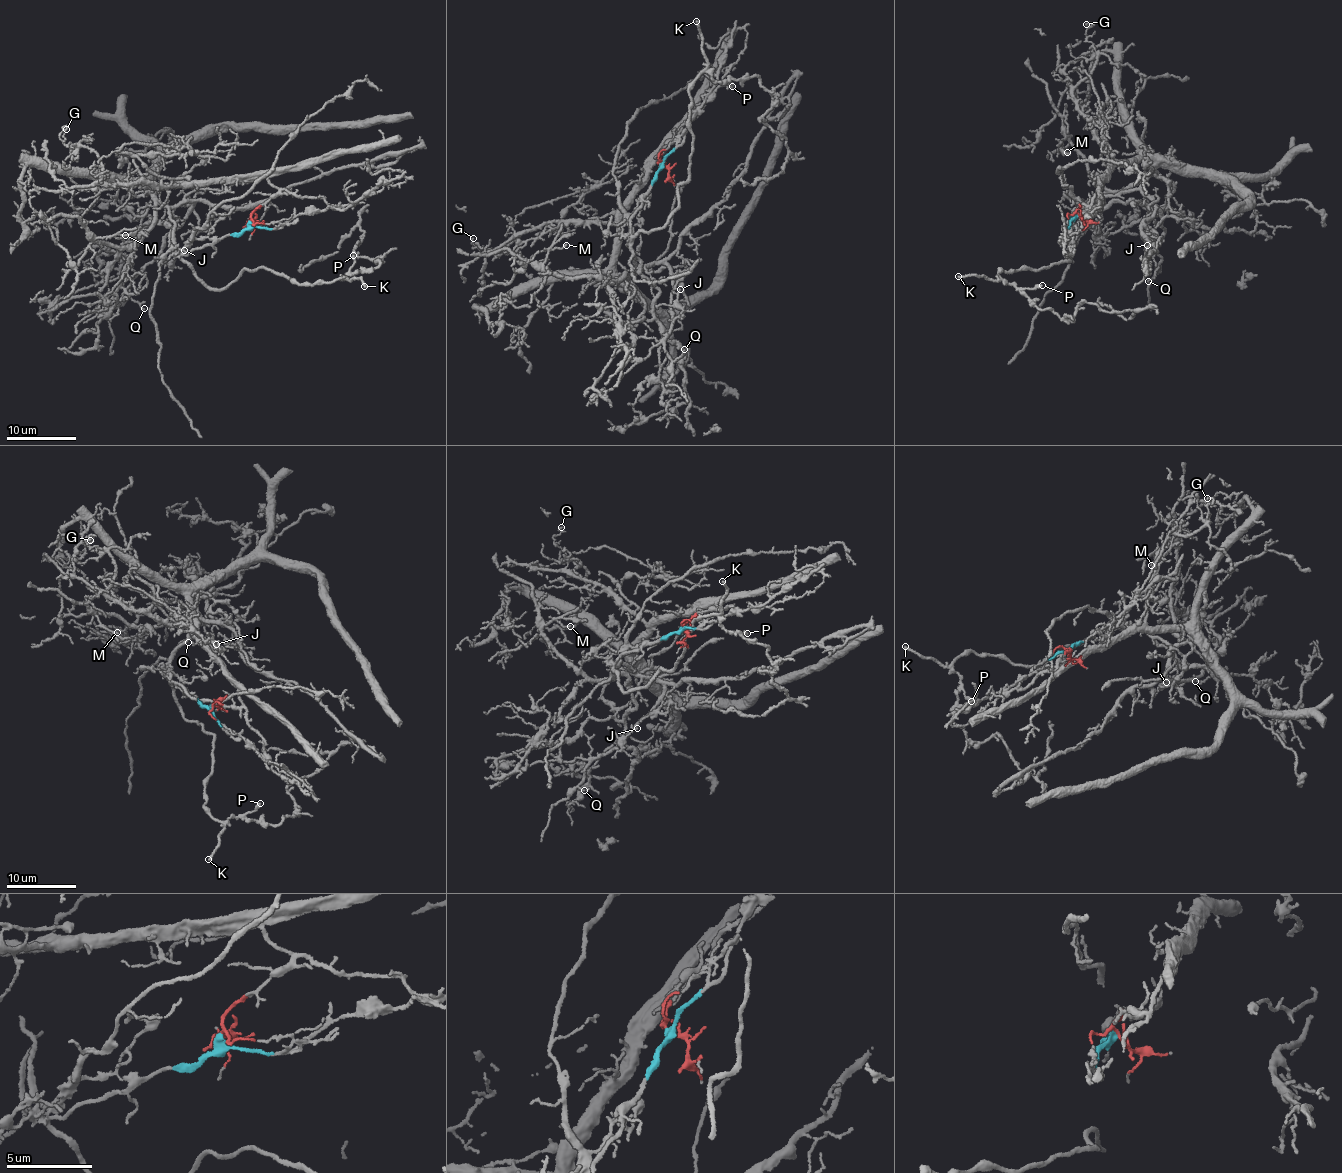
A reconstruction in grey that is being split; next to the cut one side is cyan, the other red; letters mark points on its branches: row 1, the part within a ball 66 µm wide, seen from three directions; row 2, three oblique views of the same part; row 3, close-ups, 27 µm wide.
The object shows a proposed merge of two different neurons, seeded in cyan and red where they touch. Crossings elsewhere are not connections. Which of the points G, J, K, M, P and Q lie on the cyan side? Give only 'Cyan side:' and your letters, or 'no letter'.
Cyan side: K, P

